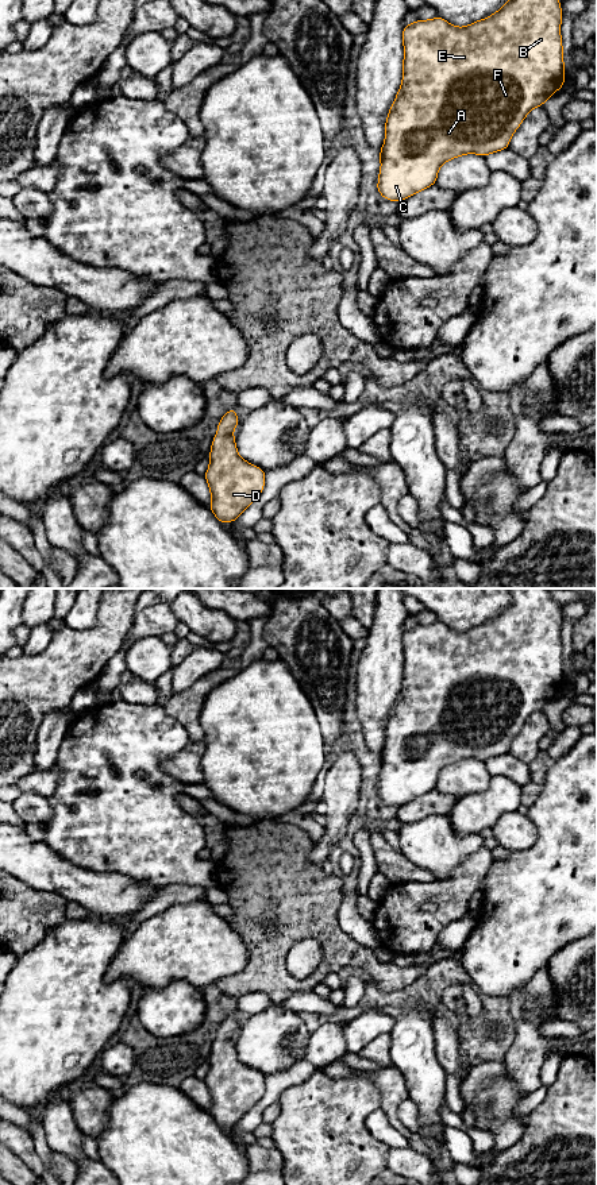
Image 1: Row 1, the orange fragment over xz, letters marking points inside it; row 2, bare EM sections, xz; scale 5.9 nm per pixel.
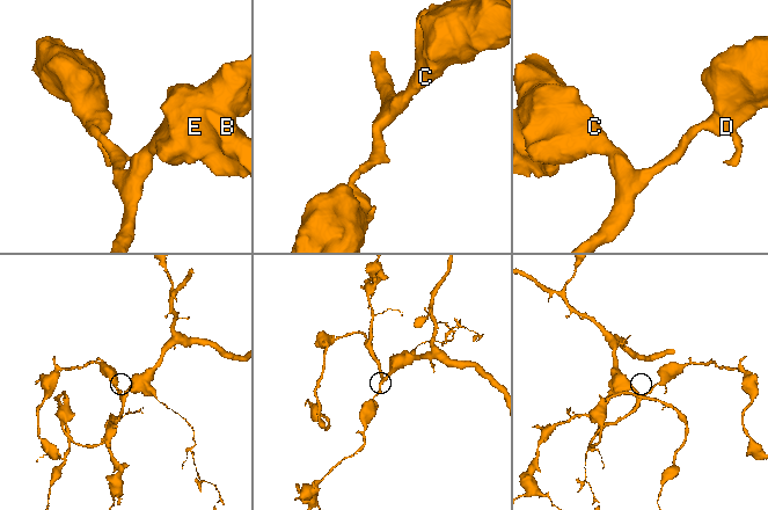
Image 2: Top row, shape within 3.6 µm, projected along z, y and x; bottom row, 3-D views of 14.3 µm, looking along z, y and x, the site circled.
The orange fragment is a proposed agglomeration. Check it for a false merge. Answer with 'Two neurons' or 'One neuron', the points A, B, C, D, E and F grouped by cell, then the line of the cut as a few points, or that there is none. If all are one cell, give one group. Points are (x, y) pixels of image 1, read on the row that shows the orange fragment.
One neuron. Groups: A B C D E F. No split

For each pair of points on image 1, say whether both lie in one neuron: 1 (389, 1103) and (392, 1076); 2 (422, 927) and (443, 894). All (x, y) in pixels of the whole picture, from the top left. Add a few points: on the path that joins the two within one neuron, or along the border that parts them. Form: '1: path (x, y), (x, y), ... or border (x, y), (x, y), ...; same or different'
1: path (392, 1096), (392, 1083); same
2: path (428, 921), (443, 903); same

